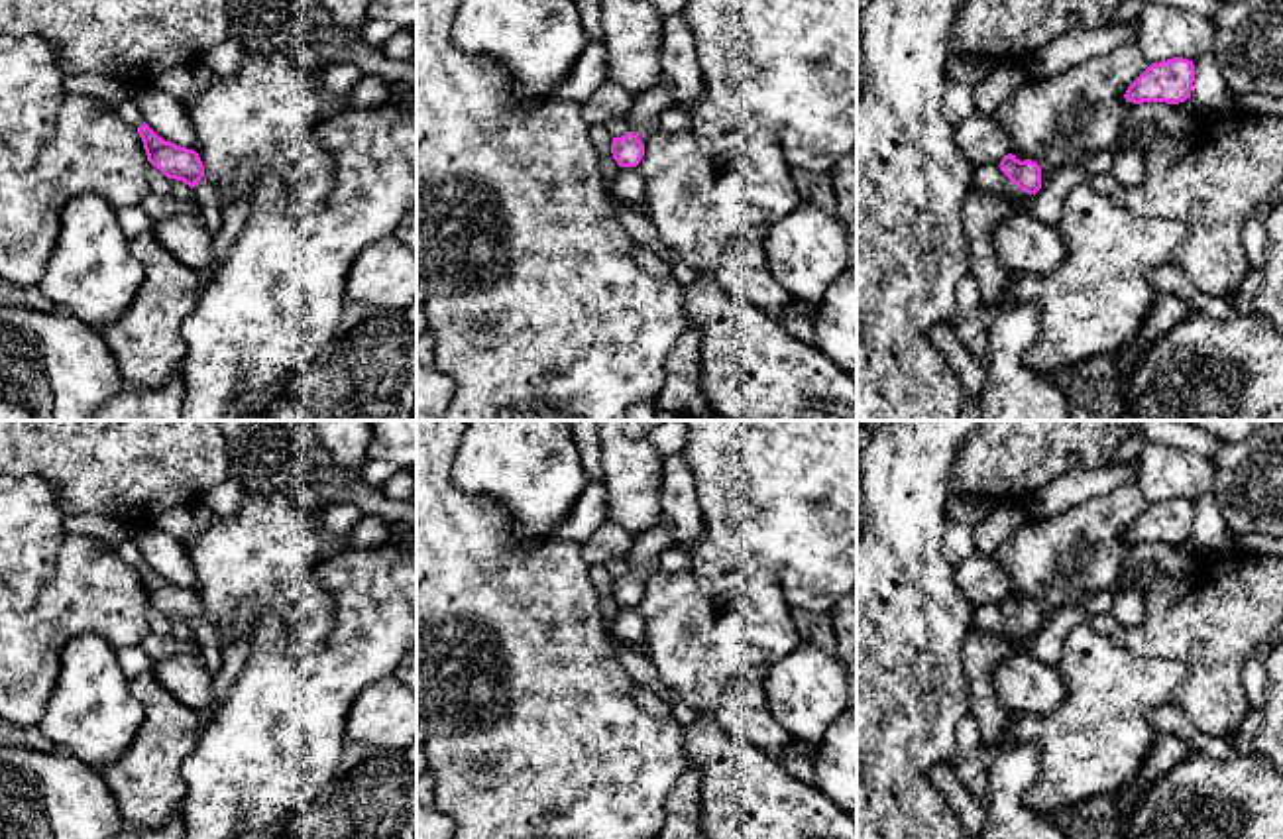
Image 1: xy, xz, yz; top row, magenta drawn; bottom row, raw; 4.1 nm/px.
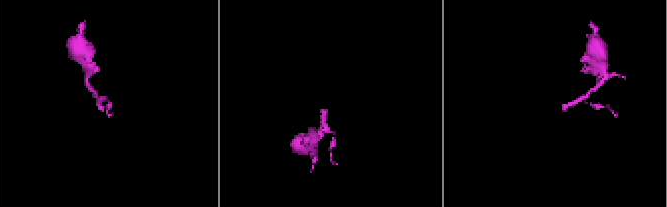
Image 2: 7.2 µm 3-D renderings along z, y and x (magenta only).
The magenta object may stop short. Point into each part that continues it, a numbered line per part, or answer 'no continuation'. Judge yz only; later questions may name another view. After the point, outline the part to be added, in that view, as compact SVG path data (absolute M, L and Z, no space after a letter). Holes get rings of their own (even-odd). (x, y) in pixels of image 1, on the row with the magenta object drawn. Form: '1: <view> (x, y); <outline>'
1: yz (989, 179); M998 165L975 167L971 185L984 195L1006 198L1012 206L1012 212L1026 212L1030 195L1012 185Z

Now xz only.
1: xz (643, 116); M662 79L656 86L637 94L625 116L629 132L637 134L644 143L652 134L660 132L658 118L672 106L672 86Z

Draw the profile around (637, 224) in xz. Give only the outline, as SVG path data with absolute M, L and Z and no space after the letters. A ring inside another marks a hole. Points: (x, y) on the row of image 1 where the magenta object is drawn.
M589 126L587 134L593 147L597 149L601 157L601 183L603 183L605 196L609 198L615 216L619 218L621 226L627 230L627 234L631 236L635 244L660 255L666 244L660 240L648 216L623 206L621 200L611 191L615 177L619 173L619 165L611 153L611 143L613 143L611 134L603 126Z

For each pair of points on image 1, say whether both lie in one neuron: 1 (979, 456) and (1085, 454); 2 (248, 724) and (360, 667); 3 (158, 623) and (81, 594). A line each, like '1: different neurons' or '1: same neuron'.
1: same neuron
2: same neuron
3: different neurons

